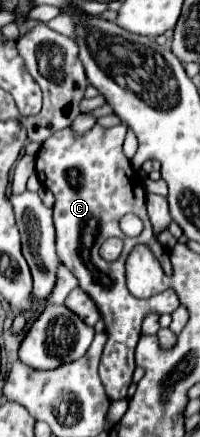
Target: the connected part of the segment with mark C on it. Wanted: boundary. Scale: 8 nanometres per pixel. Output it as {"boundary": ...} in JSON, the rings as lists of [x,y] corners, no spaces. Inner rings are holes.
{"boundary":[[[100,125],[92,127],[88,133],[84,135],[76,135],[70,127],[54,133],[50,139],[46,139],[42,143],[42,149],[40,153],[36,155],[36,173],[38,173],[38,179],[42,181],[44,187],[48,187],[54,197],[56,197],[56,203],[54,203],[54,225],[56,225],[56,251],[58,251],[58,257],[60,261],[78,277],[80,281],[80,287],[96,301],[98,309],[100,309],[100,315],[106,323],[106,331],[108,331],[108,341],[106,341],[106,347],[102,351],[102,359],[100,359],[100,381],[106,389],[106,395],[110,401],[118,401],[118,399],[124,399],[126,393],[128,393],[128,387],[132,383],[132,373],[136,369],[136,363],[134,363],[134,349],[136,349],[136,343],[140,339],[140,323],[144,319],[144,315],[148,311],[156,311],[156,313],[172,313],[180,303],[178,303],[178,295],[174,291],[162,291],[160,295],[152,295],[148,299],[138,299],[134,295],[130,295],[128,287],[126,287],[126,257],[130,255],[130,251],[136,247],[136,245],[158,245],[158,261],[164,269],[166,275],[172,275],[172,265],[170,265],[170,259],[166,253],[166,249],[158,243],[158,239],[152,235],[152,225],[150,225],[150,219],[148,219],[146,208],[146,191],[144,186],[136,180],[136,171],[132,169],[130,165],[130,159],[122,153],[122,143],[124,143],[124,135],[126,135],[126,127],[124,125],[118,125],[118,127],[110,127],[110,129],[104,129]],[[126,213],[134,213],[138,215],[142,221],[144,221],[144,231],[138,235],[138,237],[126,237],[122,231],[120,231],[120,225],[118,221],[126,215]],[[108,237],[120,237],[124,239],[124,251],[120,255],[118,261],[114,263],[108,263],[100,257],[98,249],[100,245],[108,239]]]}

